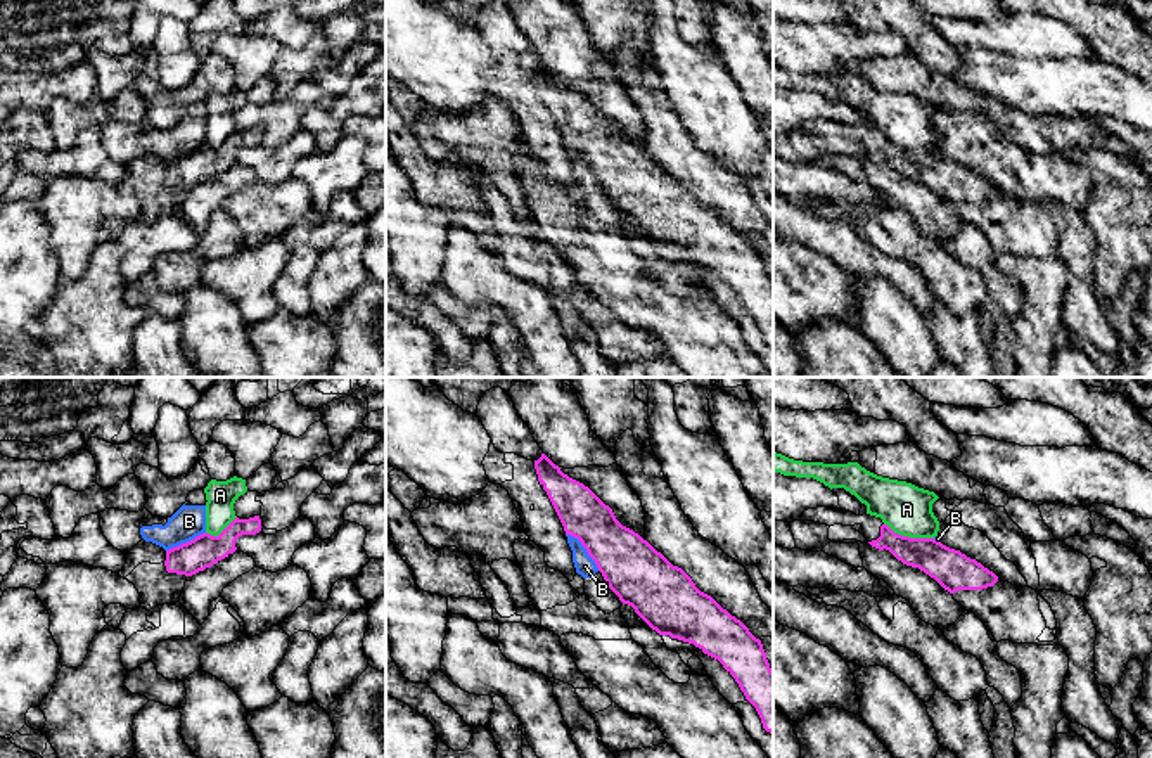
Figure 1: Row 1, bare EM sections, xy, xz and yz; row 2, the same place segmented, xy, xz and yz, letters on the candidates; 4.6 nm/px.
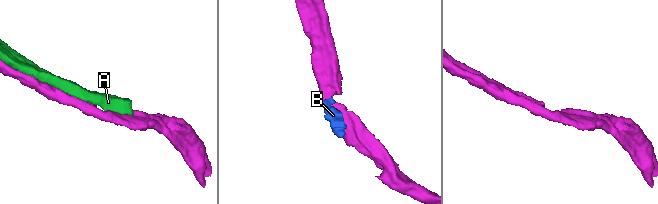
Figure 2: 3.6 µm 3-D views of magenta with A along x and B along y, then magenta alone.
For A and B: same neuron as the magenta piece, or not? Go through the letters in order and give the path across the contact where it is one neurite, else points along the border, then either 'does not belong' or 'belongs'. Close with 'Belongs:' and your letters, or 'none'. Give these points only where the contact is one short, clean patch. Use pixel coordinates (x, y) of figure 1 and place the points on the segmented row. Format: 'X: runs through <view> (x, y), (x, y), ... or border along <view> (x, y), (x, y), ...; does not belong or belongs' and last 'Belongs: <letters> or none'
A: does not belong
B: border along xz (566, 533), (580, 542), (599, 570); does not belong
Belongs: none

